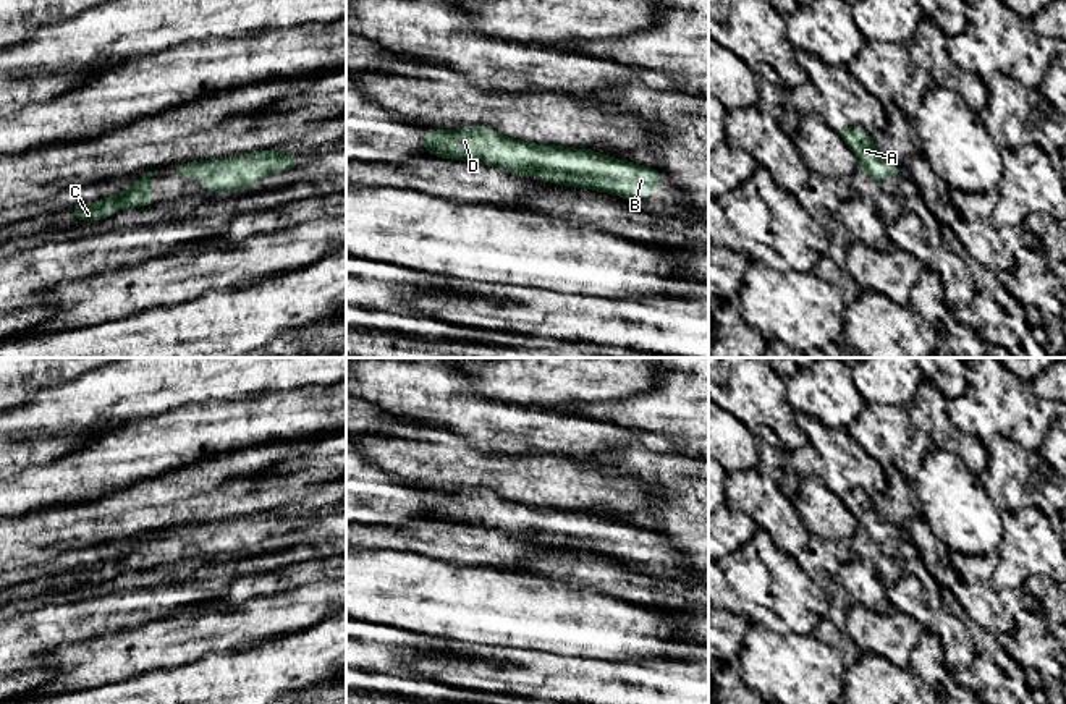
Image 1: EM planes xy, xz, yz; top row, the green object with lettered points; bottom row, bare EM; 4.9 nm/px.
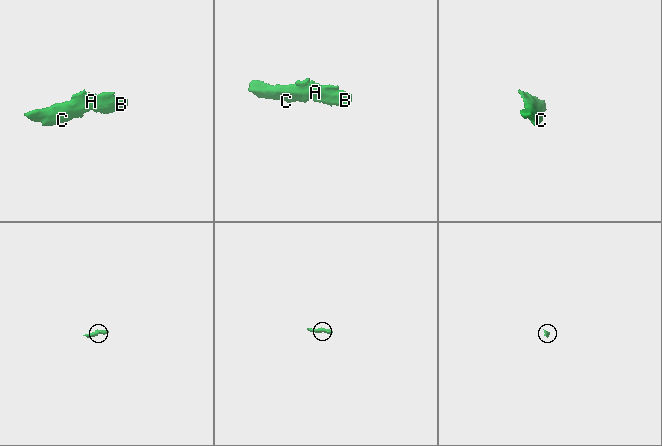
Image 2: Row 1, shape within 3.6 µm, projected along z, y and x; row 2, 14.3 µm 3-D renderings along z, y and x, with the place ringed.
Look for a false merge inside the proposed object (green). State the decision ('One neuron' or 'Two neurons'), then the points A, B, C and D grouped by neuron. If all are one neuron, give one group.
One neuron. Groups: A B C D

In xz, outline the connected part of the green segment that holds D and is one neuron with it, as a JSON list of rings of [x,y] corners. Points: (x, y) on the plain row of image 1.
[[[485,489],[435,492],[421,502],[435,520],[534,536],[545,544],[644,562],[662,547],[660,534],[589,511],[542,508],[498,497]]]

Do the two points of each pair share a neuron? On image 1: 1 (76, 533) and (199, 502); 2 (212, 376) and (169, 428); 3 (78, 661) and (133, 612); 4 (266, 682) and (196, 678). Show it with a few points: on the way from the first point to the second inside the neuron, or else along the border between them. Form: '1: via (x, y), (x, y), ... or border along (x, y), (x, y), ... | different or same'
1: via (107, 512), (115, 504), (169, 504) | same
2: border along (227, 400), (193, 402), (154, 416) | different
3: border along (146, 623), (71, 643) | different
4: via (248, 682), (214, 682) | same

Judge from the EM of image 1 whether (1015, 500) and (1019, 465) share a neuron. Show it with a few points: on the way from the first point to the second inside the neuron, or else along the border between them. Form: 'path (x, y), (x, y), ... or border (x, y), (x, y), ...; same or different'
path (1018, 492), (1018, 473); same

